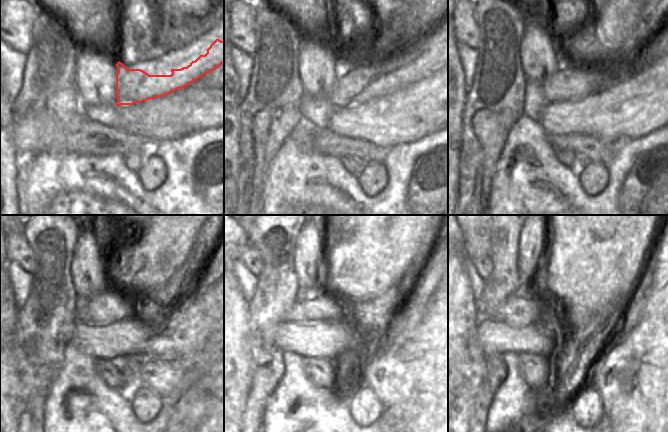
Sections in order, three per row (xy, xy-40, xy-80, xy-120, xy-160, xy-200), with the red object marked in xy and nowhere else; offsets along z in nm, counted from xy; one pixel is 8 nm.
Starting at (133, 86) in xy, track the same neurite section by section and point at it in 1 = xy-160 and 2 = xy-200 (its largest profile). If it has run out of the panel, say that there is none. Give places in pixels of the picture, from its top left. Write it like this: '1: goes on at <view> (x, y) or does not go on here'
1: goes on at xy-160 (328, 307)
2: goes on at xy-200 (517, 311)

